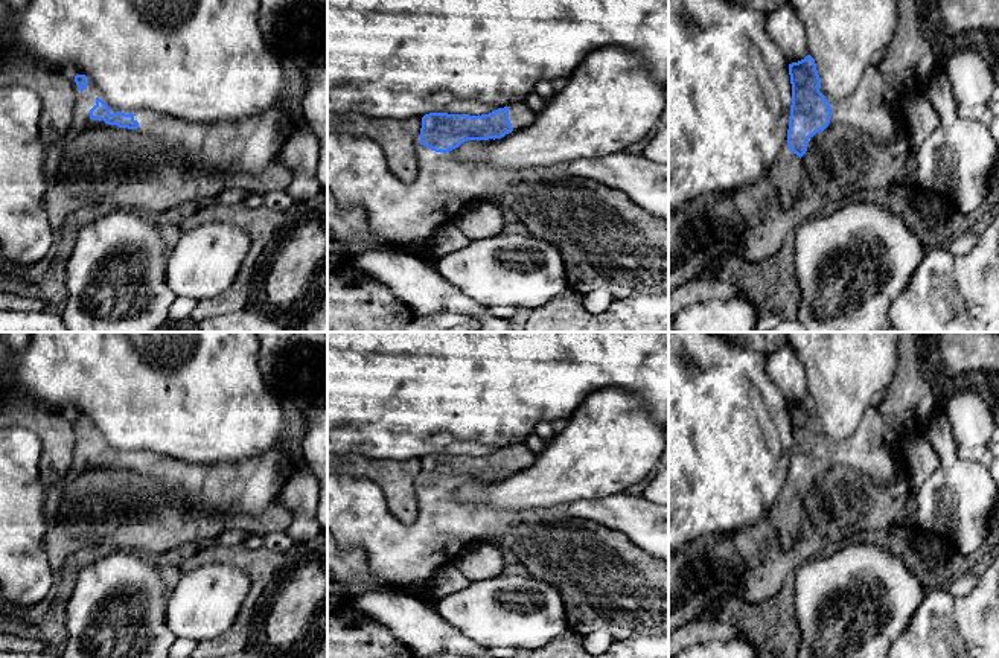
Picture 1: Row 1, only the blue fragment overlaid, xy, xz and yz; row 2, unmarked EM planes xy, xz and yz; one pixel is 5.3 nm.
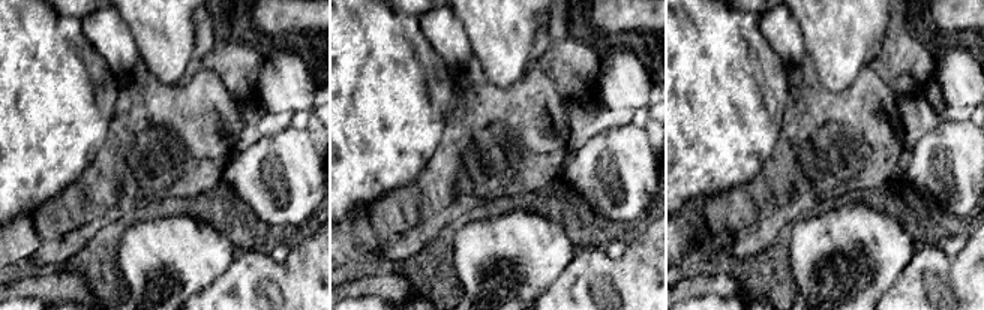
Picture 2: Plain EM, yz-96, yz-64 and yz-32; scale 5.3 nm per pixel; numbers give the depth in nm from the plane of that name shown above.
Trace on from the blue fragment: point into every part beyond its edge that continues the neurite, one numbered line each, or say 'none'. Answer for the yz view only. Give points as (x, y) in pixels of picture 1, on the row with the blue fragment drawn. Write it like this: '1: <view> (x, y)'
1: yz (874, 105)

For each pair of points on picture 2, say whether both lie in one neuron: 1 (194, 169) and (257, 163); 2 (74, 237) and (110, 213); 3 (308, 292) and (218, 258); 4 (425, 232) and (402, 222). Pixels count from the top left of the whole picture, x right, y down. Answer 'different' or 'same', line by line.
1: different
2: same
3: different
4: different

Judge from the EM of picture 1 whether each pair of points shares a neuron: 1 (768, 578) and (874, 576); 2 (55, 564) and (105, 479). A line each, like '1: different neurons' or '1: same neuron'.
1: different neurons
2: same neuron

